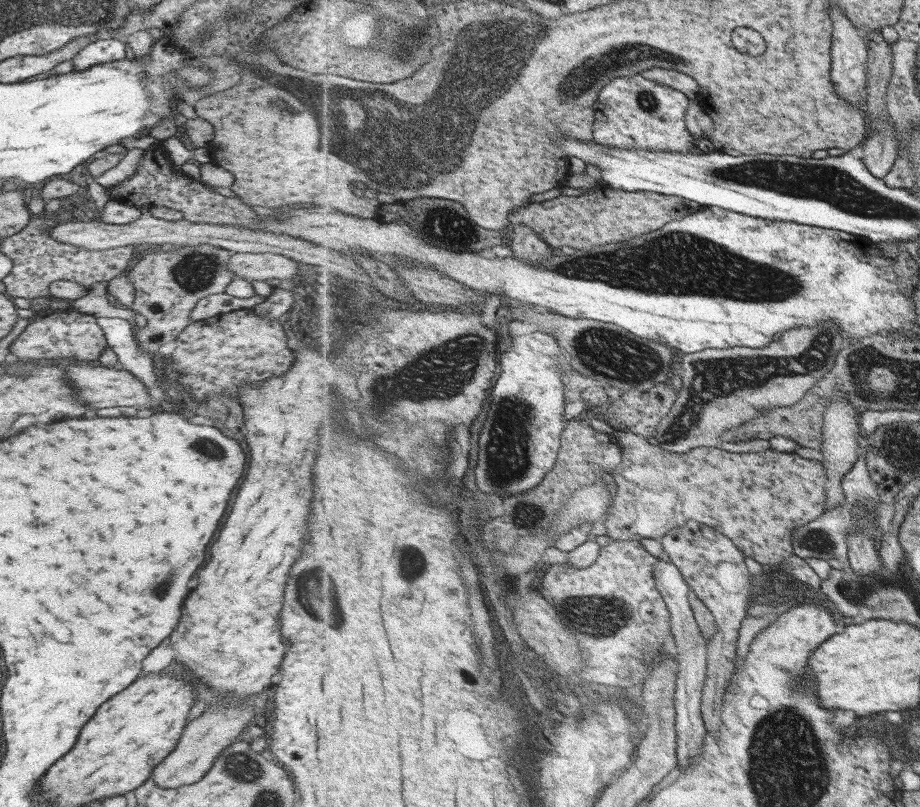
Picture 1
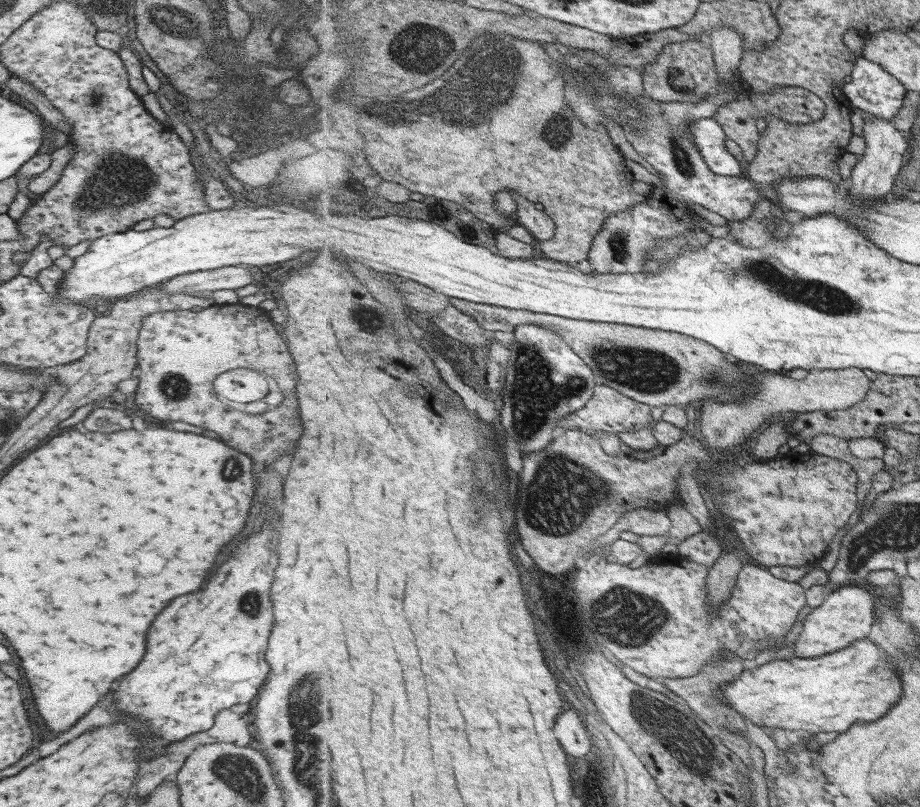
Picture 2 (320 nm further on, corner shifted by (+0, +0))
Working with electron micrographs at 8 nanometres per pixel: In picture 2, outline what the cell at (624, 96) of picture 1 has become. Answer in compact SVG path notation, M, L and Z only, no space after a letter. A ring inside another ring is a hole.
M720 26L716 28L711 38L708 39L716 52L717 68L721 76L725 79L726 88L722 88L721 92L708 96L704 100L695 103L685 102L663 102L656 100L648 95L637 97L640 100L640 105L646 110L646 118L640 123L640 128L632 128L632 126L623 126L627 141L633 146L634 150L645 159L653 168L660 174L660 187L653 190L651 197L646 198L643 203L637 204L636 207L619 211L609 216L596 236L593 243L588 261L591 265L590 273L593 275L609 274L613 270L613 274L637 274L637 272L645 272L645 264L648 264L648 258L651 258L650 252L660 244L660 240L668 240L674 236L680 236L694 228L691 206L703 206L707 210L716 212L725 218L728 222L744 221L753 211L756 203L764 197L764 190L759 183L752 181L748 176L721 176L715 174L709 165L704 161L703 155L699 152L699 147L690 139L690 124L693 121L699 120L701 117L710 117L717 112L717 109L729 101L734 101L740 94L733 92L728 88L729 79L737 72L741 65L741 60L744 55L744 42L740 32L737 32L730 26Z

